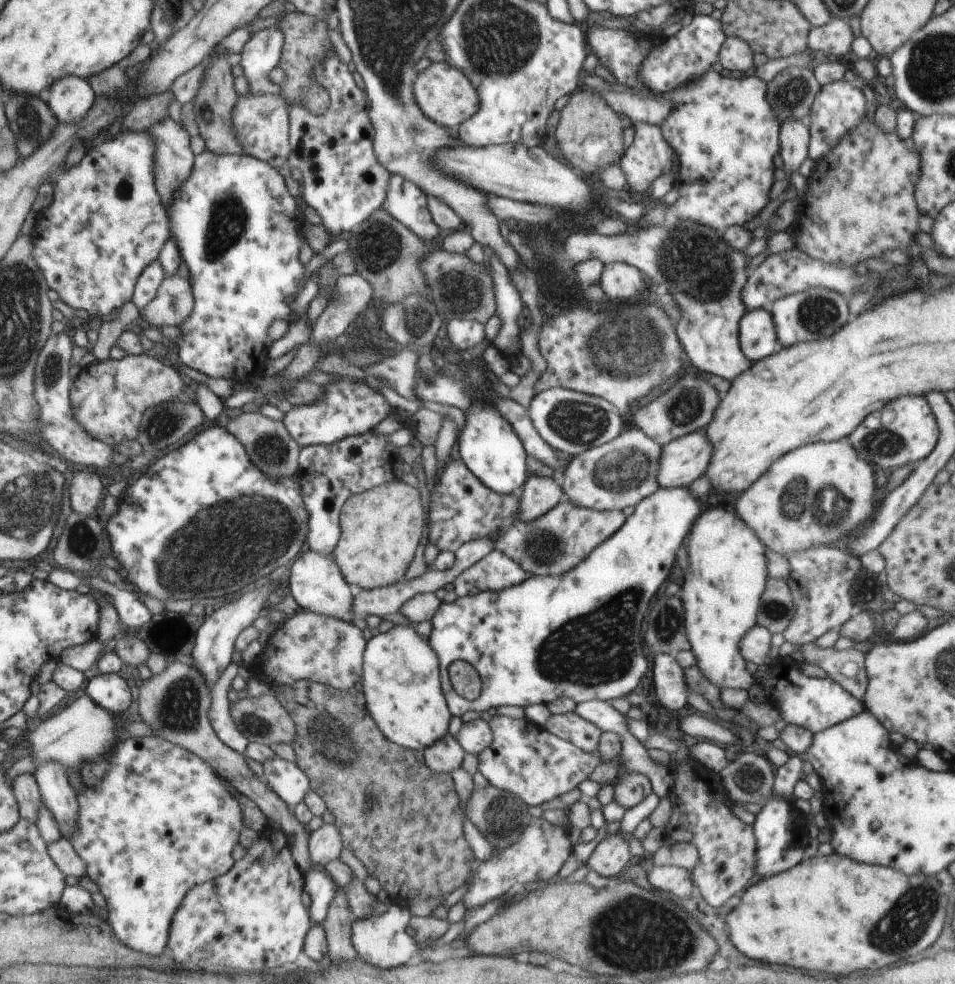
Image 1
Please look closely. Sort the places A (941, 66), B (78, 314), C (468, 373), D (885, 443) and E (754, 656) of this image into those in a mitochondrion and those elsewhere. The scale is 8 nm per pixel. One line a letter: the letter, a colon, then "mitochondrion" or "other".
A: mitochondrion
B: other
C: mitochondrion
D: mitochondrion
E: other

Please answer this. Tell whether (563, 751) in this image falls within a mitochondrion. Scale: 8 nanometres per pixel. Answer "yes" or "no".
no

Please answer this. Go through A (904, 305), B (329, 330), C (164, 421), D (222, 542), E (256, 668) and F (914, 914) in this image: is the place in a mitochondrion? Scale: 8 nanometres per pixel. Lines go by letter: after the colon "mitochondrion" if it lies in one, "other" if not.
A: other
B: other
C: mitochondrion
D: mitochondrion
E: other
F: mitochondrion

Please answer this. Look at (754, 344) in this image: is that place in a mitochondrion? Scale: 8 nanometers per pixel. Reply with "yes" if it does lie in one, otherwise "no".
yes

